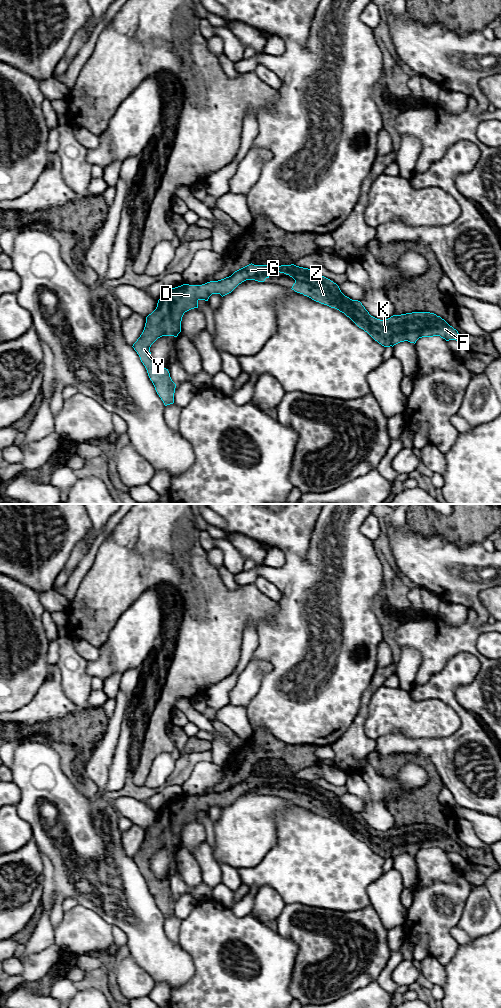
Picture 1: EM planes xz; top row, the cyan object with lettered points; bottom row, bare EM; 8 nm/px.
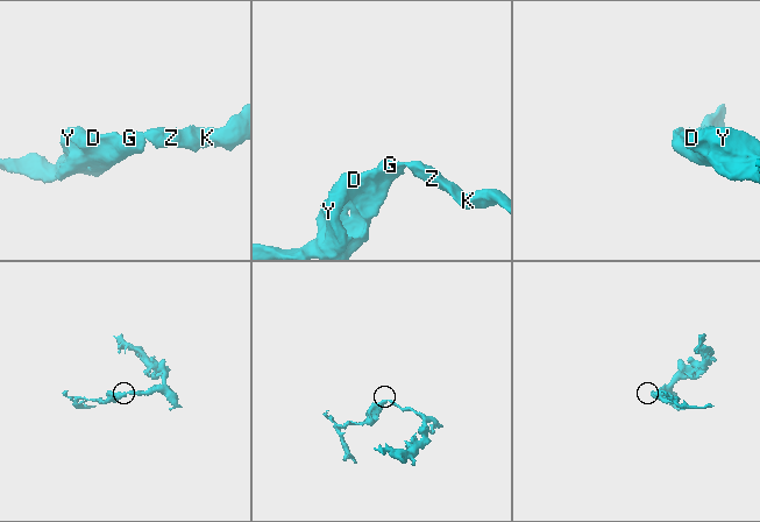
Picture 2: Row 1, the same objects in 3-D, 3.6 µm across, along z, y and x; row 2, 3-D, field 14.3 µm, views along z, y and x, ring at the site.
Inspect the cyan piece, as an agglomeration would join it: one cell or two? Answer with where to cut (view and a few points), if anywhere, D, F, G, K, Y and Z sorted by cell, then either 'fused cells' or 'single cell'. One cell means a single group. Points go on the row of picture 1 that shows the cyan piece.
no cut | D F G K Y Z | single cell

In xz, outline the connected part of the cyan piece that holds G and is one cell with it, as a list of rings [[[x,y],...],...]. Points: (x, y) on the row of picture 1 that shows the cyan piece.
[[[251,263],[218,281],[202,285],[183,284],[167,290],[158,300],[156,309],[146,317],[144,330],[132,347],[139,355],[165,406],[174,403],[176,384],[168,369],[160,368],[152,359],[151,345],[162,336],[177,337],[181,332],[184,313],[198,308],[199,300],[208,301],[212,294],[223,297],[246,280],[264,282],[270,275],[278,272],[295,280],[292,290],[344,313],[384,347],[393,347],[404,341],[415,344],[422,337],[440,336],[446,341],[456,340],[469,349],[458,331],[434,313],[412,312],[380,320],[371,316],[360,301],[345,296],[336,283],[311,269],[294,264],[276,267]]]

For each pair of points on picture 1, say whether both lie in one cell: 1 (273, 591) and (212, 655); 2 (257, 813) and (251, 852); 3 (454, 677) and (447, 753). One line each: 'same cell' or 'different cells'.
1: different cells
2: same cell
3: same cell

